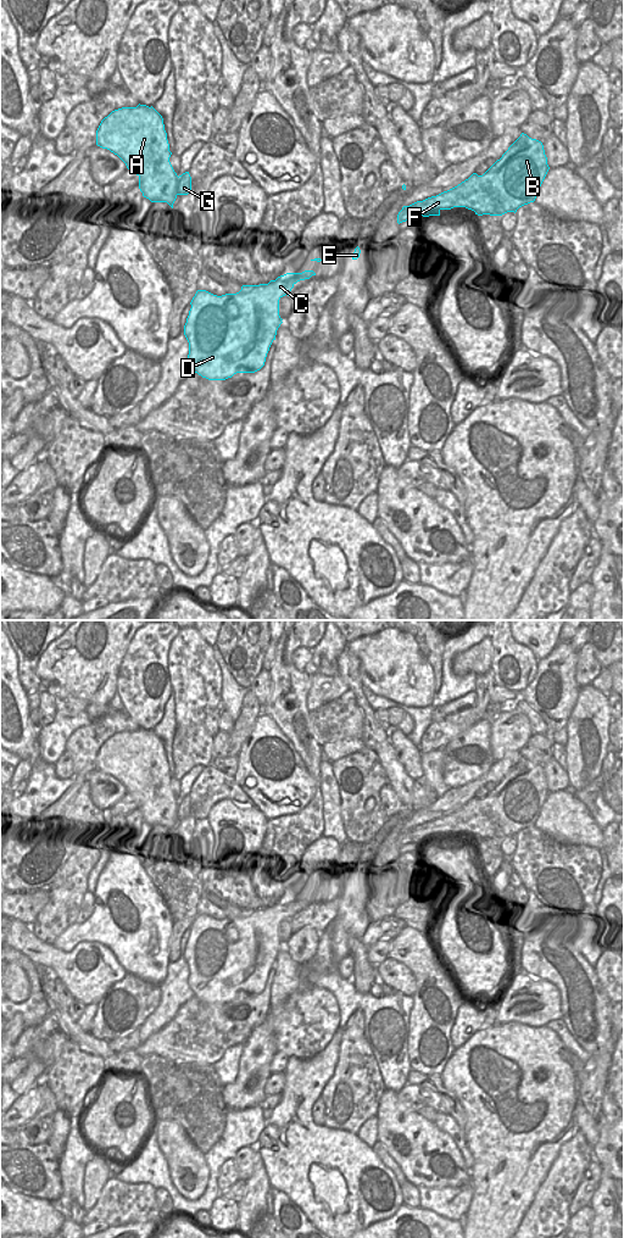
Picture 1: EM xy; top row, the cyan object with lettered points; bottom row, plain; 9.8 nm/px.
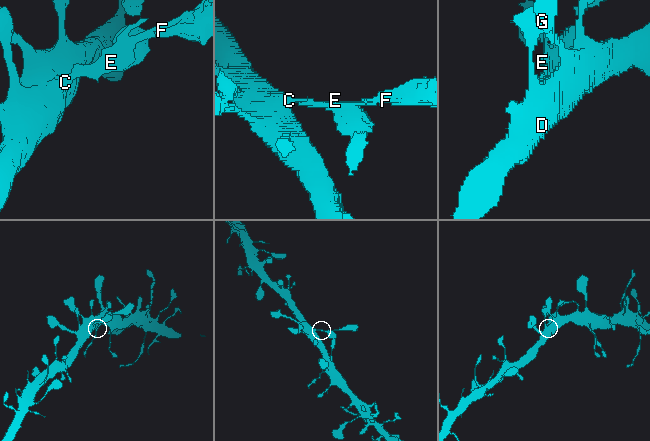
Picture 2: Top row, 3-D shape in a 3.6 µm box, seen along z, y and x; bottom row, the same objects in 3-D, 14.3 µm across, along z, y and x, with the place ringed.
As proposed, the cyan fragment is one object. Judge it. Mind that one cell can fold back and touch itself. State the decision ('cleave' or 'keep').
keep

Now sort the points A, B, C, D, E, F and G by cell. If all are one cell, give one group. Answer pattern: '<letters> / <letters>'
A B C D E F G

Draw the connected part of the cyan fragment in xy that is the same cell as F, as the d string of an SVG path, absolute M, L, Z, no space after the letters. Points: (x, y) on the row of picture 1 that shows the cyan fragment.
M522 133L483 175L473 173L457 186L403 206L397 223L440 216L441 210L466 207L478 216L502 216L534 202L548 172L544 145Z

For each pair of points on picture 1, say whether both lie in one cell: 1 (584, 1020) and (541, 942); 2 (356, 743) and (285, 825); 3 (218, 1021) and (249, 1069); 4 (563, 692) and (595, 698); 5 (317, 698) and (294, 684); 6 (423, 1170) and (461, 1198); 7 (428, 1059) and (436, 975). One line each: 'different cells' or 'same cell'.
1: same cell
2: different cells
3: different cells
4: different cells
5: different cells
6: different cells
7: same cell

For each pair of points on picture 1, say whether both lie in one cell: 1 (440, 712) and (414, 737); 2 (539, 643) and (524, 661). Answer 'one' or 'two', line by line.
1: two
2: two

